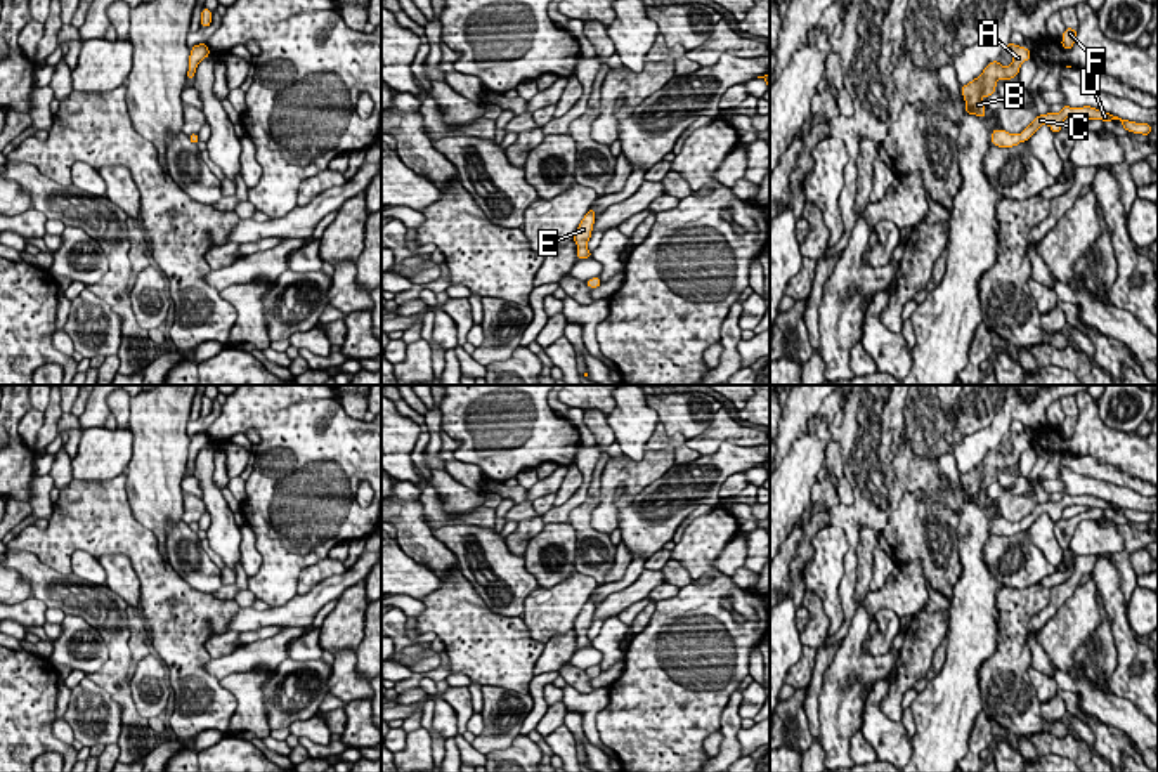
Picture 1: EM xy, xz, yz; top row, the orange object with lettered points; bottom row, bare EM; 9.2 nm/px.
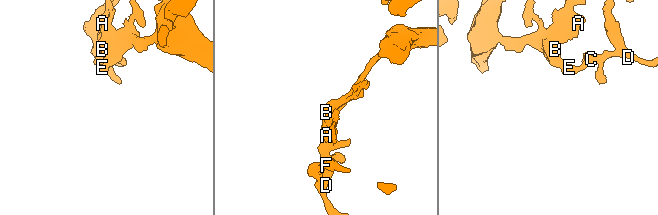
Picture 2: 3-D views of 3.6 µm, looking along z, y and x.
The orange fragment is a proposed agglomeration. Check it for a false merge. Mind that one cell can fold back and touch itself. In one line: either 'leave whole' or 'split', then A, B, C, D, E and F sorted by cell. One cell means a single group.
leave whole; A B C D E F

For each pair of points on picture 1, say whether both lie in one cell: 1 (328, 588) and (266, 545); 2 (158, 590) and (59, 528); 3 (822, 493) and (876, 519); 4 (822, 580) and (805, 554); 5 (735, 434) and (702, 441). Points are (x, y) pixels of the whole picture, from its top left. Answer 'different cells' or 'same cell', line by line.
1: different cells
2: same cell
3: different cells
4: different cells
5: same cell

